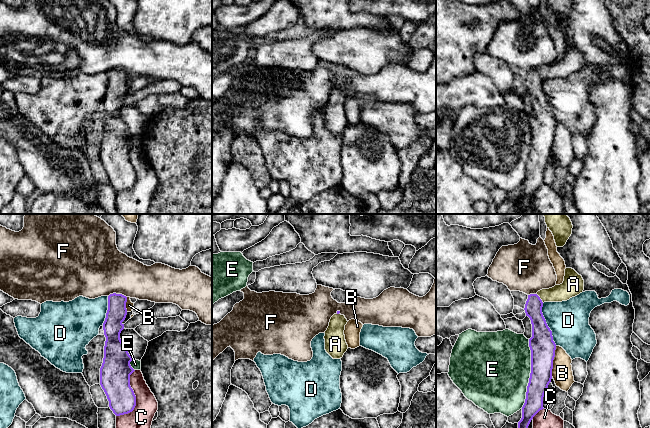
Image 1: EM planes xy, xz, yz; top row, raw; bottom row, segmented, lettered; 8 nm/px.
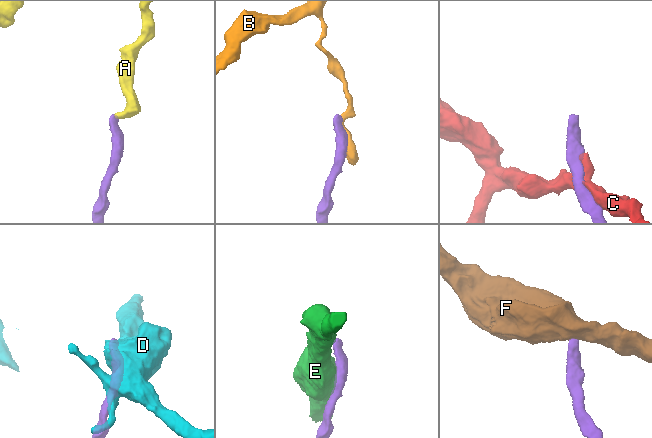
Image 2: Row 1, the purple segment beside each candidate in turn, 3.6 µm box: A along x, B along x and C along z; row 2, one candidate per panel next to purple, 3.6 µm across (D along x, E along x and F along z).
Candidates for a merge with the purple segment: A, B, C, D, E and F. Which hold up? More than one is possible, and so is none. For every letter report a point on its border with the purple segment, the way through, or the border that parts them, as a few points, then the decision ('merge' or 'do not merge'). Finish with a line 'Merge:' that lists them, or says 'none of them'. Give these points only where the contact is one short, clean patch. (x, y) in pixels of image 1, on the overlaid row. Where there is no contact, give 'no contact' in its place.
A: yz (539, 298) | across yz (533, 308), (534, 303), (539, 298), (568, 289) | merge
B: yz (552, 361) | do not merge
C: xy (135, 398) | do not merge
D: yz (546, 324) | do not merge
E: yz (530, 374) | do not merge
F: xy (117, 294) | along xy (108, 295), (121, 293), (126, 297) | do not merge
Merge: A

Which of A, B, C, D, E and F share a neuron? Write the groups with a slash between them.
A / B / C / D / E / F

